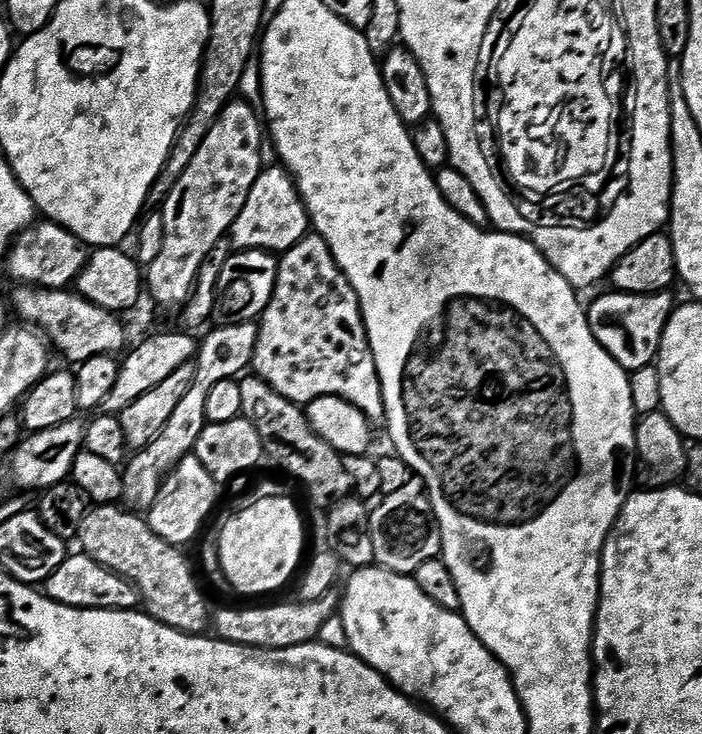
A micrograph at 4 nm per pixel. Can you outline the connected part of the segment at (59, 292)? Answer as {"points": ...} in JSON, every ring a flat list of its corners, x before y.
{"points":[[16,286,13,289,12,300,10,299,11,311,15,315,17,312,24,319,21,321,25,325,39,329,49,345,55,351,57,348,72,366,82,365,95,356,120,354,125,351,123,322,117,313,102,306,94,306,72,290,31,286]]}

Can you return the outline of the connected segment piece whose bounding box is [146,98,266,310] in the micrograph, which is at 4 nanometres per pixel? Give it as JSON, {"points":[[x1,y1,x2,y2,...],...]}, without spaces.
{"points":[[243,98,225,104,206,138,202,138,198,154,194,154,190,166,182,170,182,178,164,199,162,251,146,268,146,288,161,309,176,310,187,303,202,262,217,251,216,243,231,233,232,223,246,206,246,198,262,171,259,152,266,140,265,133,260,133,261,117,256,114]]}

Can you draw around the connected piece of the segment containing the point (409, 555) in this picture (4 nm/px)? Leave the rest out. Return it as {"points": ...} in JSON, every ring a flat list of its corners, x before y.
{"points":[[413,482,394,489,384,498,370,512,369,532,374,547,374,561,379,567,394,573,415,575,423,562,437,559,441,555,440,528,428,493,423,484]]}

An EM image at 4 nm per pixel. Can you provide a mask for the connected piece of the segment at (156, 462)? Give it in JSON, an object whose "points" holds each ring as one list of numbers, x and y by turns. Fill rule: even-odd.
{"points":[[255,323,222,324,211,330,213,332,205,340,199,341,194,361,196,366,194,382,190,382,190,390,186,390,182,402,178,402,170,418,166,418,166,426,158,430,158,438,154,438,154,442,150,442,145,448,139,449,123,465,124,495,122,500,129,509,137,513,147,513,148,509,154,506,165,476,169,476,174,471,183,456,191,456,195,453,198,438,202,438,202,430,208,425,206,401,210,390,214,390,214,386,218,386,218,382,223,380,236,380,252,367,254,346,258,340,258,327]]}

